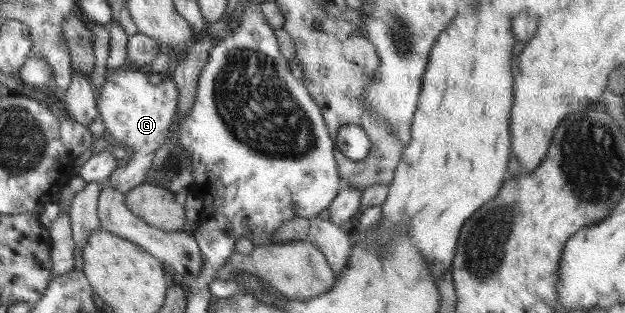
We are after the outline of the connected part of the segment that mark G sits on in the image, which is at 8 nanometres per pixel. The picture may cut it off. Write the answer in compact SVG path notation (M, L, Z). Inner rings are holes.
M126 63L114 72L108 72L107 69L102 89L94 88L92 92L96 97L96 107L102 115L105 129L112 137L126 143L131 154L128 163L122 169L115 170L106 180L110 187L123 194L145 182L146 175L153 165L154 154L166 141L169 127L180 106L180 89L169 74L164 75L160 85L150 85L144 73L134 71L130 66L132 64Z

